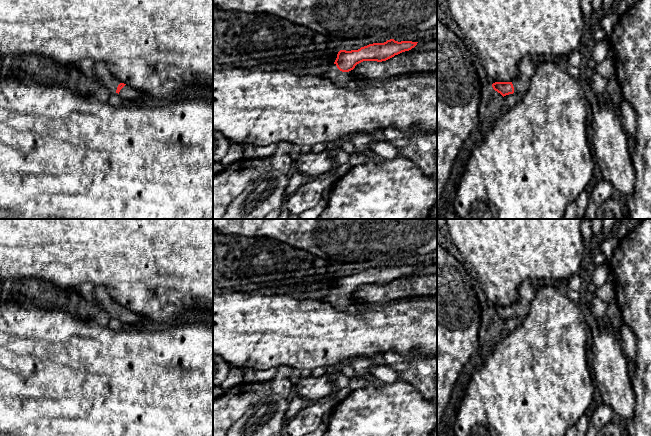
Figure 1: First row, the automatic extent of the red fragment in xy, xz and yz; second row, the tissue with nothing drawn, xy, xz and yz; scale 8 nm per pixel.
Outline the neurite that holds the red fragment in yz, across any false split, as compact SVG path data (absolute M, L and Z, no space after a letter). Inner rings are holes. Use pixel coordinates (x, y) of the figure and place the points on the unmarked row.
M538 280L524 281L518 290L519 296L517 301L512 306L495 306L492 311L503 321L509 318L520 318L525 316L529 310L529 305L535 297L536 287L541 282Z

